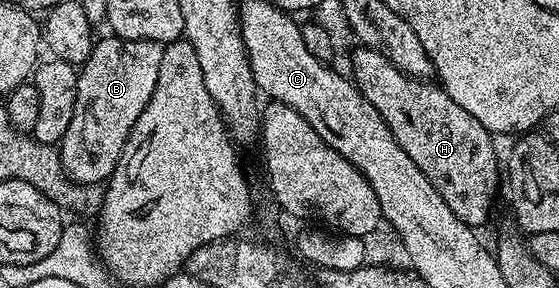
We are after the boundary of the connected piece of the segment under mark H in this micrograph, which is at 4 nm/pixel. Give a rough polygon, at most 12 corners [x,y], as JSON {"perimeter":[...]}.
{"perimeter":[[357,48],[351,78],[447,208],[493,210],[494,135],[440,85]]}

